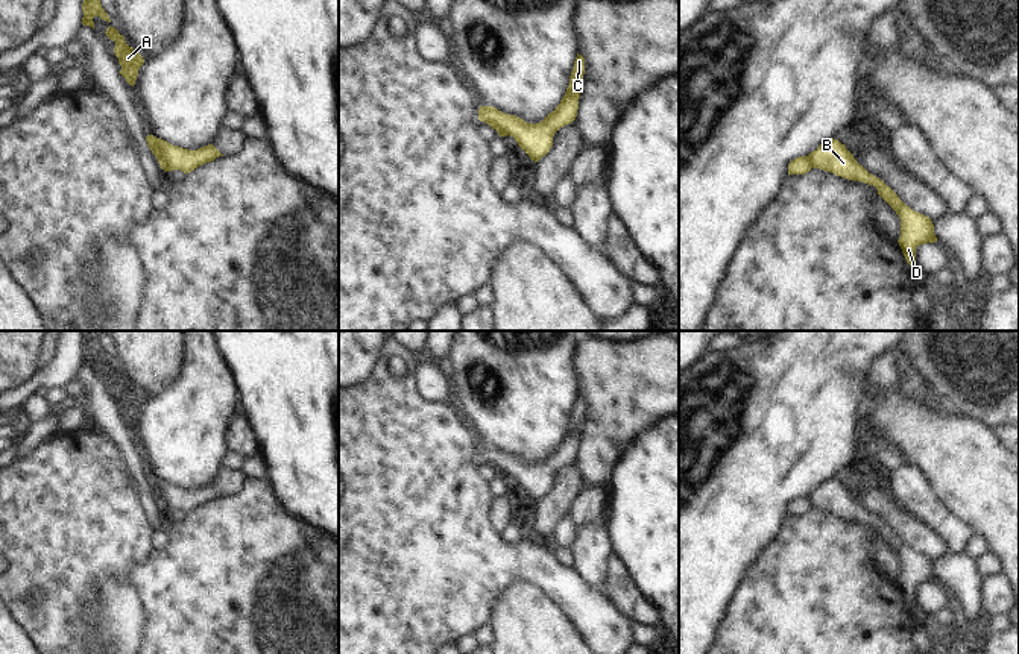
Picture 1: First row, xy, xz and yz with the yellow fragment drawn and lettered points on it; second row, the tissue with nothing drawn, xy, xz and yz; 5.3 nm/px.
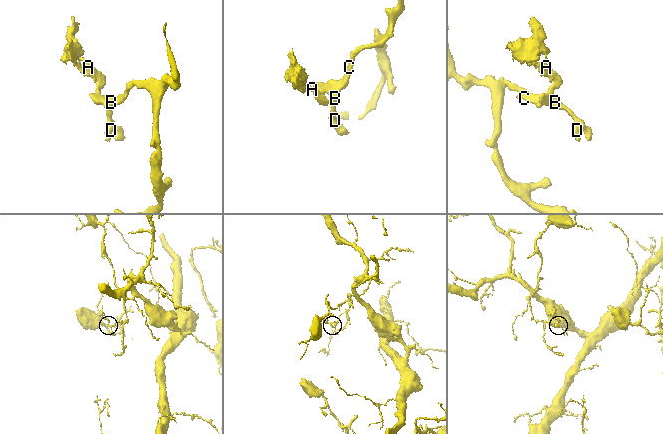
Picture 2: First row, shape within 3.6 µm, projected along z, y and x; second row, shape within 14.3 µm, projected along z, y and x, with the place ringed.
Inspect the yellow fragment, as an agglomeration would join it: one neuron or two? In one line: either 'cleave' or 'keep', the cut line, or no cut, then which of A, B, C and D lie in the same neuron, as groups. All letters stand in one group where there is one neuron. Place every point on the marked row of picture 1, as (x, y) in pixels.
keep; cut none; groups A B C D

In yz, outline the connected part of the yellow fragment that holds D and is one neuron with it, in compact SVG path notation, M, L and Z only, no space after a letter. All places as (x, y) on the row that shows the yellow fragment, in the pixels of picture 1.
M838 140L823 141L808 156L799 156L788 164L788 175L805 175L811 168L820 168L849 181L873 185L878 194L896 211L901 219L901 237L898 240L907 263L917 276L922 275L916 266L916 249L920 244L935 243L934 225L929 217L913 211L898 194L879 178L870 175L857 162L853 155Z

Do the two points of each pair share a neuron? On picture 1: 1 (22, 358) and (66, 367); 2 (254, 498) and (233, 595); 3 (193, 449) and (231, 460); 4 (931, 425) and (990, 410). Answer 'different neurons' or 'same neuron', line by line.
1: different neurons
2: same neuron
3: different neurons
4: different neurons

